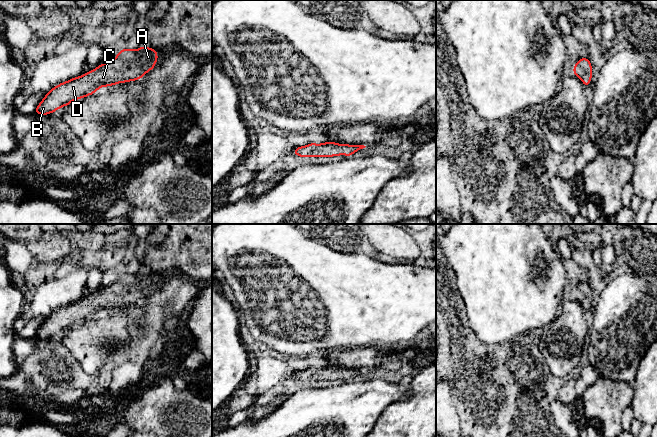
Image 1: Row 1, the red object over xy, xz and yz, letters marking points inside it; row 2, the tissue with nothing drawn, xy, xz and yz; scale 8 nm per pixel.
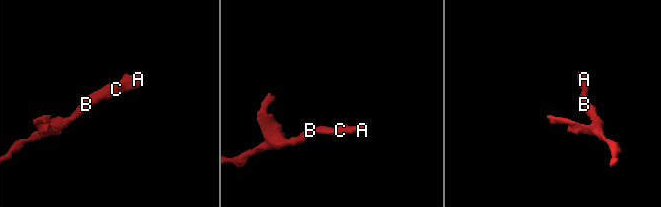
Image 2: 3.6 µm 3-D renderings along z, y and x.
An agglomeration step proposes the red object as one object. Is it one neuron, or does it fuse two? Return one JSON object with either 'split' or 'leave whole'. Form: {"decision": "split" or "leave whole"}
{"decision": "leave whole"}

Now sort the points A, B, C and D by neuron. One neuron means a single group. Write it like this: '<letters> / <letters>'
A B C D

